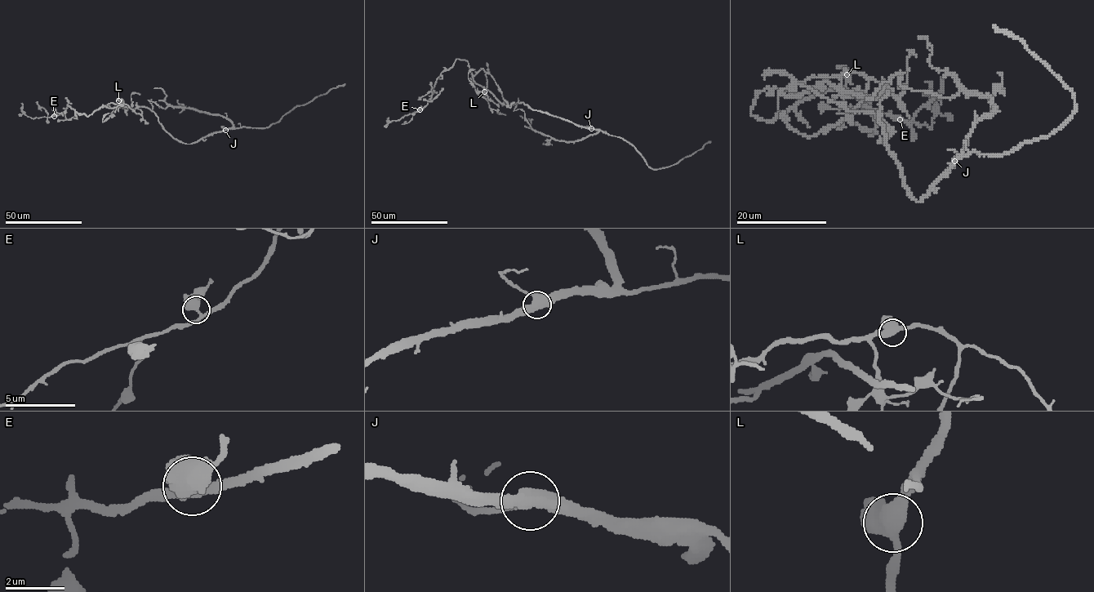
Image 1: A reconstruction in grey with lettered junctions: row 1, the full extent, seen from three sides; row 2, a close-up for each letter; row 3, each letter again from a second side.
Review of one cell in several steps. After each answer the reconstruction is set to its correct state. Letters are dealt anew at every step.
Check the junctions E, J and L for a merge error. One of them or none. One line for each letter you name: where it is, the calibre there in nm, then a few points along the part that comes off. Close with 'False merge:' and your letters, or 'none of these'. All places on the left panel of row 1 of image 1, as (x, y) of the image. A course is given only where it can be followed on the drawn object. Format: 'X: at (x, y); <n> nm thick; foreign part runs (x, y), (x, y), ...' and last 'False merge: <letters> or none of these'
False merge: none of these

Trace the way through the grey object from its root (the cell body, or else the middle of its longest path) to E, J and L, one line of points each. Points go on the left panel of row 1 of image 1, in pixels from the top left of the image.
E: (162, 126), (147, 108), (131, 109), (113, 103), (102, 105), (88, 116), (68, 105), (65, 111), (54, 116)
J: (162, 126), (174, 138), (185, 144), (225, 130)
L: (162, 126), (157, 117), (148, 109), (122, 107), (118, 100)

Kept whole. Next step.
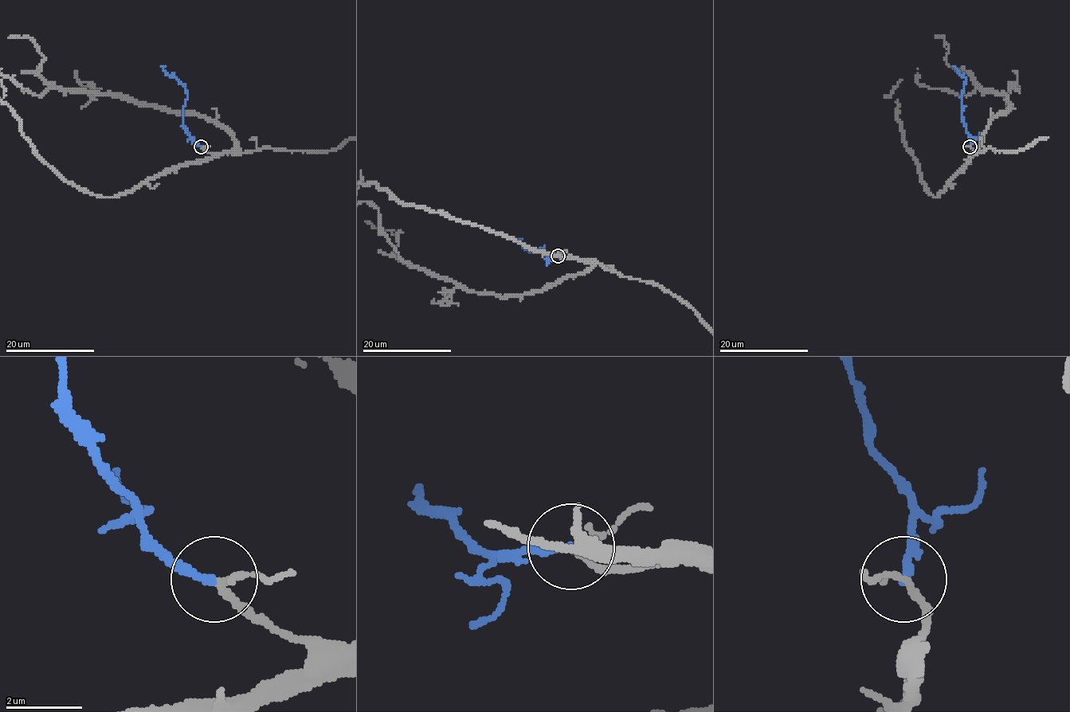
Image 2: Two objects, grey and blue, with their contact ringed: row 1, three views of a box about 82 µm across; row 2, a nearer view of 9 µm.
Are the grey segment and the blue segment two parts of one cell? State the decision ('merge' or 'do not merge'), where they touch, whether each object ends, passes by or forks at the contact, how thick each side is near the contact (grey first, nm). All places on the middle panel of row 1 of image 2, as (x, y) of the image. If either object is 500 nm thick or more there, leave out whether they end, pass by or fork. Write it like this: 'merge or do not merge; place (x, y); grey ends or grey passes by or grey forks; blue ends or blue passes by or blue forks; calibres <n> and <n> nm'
merge; place (558, 256); grey forks; blue ends; calibres 130 and 200 nm

